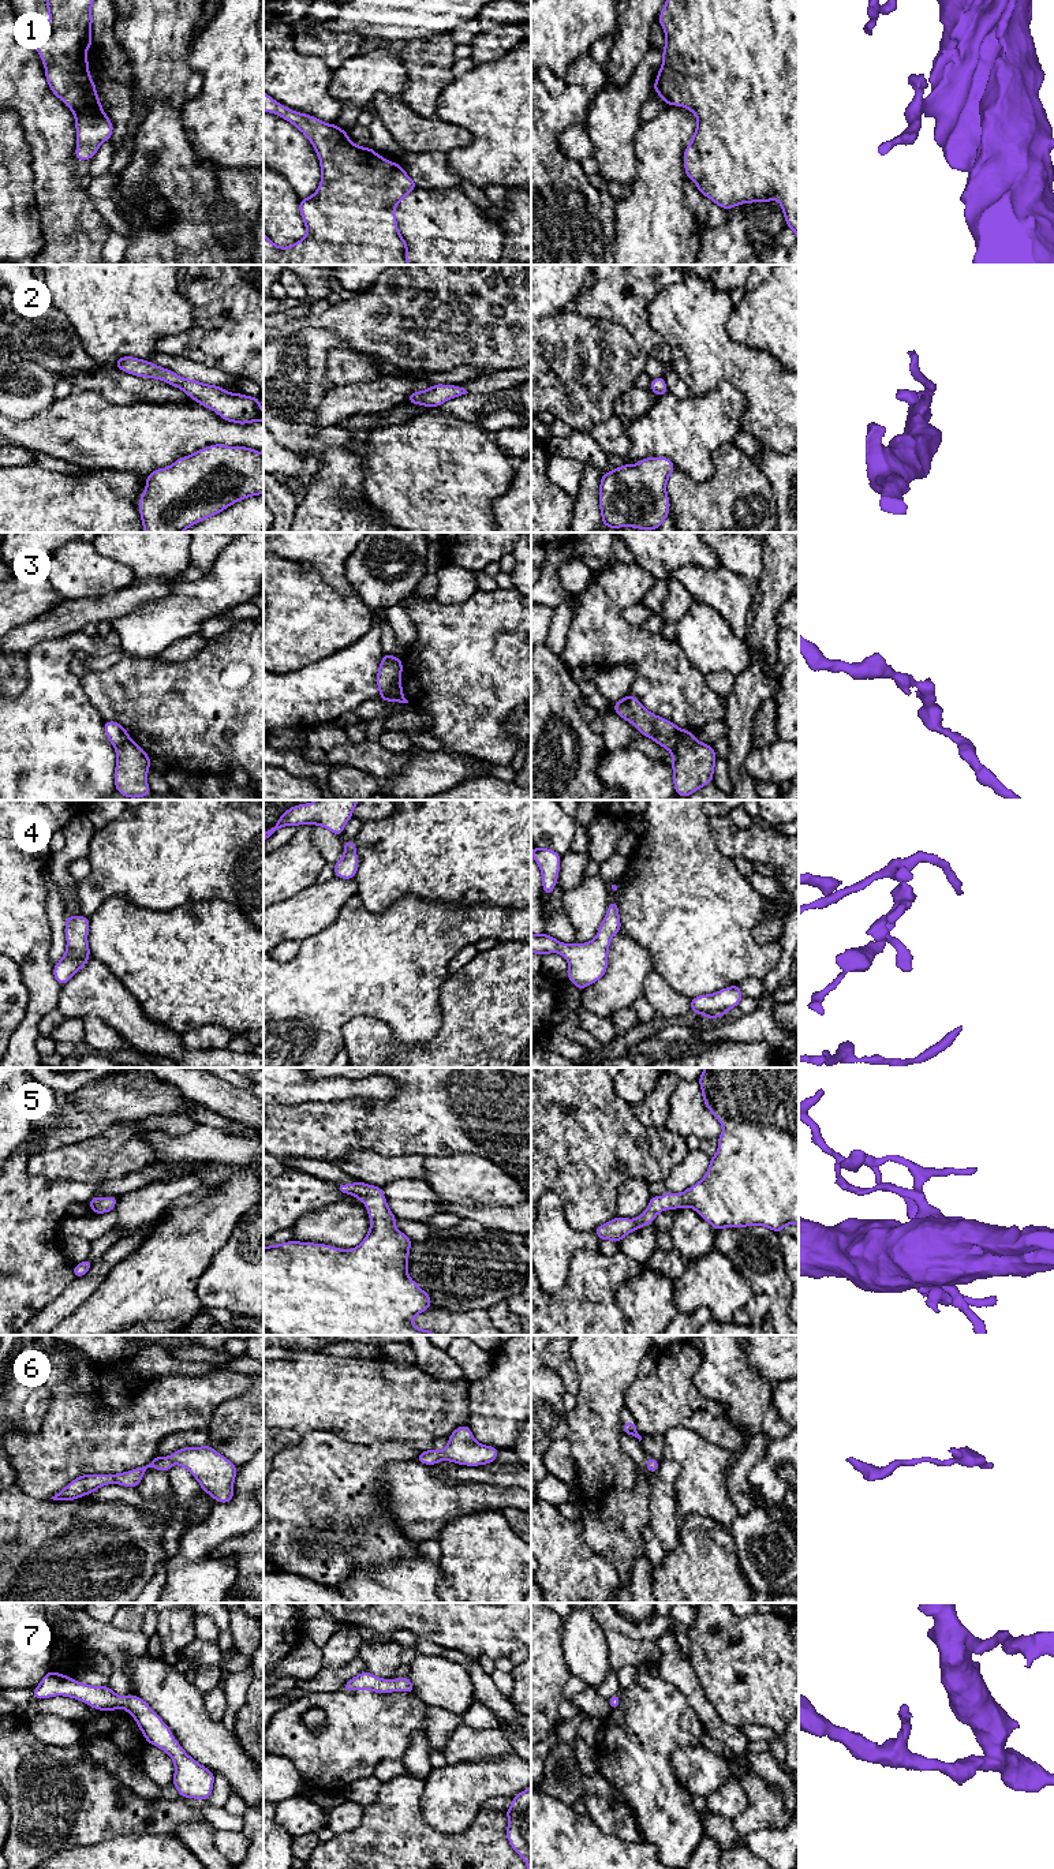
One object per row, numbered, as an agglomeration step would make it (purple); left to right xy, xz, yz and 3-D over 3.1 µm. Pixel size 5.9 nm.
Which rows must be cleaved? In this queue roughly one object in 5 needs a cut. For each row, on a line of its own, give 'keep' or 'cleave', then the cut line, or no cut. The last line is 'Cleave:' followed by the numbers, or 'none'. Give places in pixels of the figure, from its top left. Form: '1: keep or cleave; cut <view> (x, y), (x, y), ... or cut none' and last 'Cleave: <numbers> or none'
1: keep; cut none
2: keep; cut none
3: cleave; cut xz (399, 679), (380, 696)
4: keep; cut none
5: keep; cut none
6: keep; cut none
7: keep; cut none
Cleave: 3

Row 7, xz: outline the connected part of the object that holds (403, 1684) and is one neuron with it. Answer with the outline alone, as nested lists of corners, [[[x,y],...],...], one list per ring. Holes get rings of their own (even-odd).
[[[367,1671],[358,1674],[350,1679],[344,1686],[344,1692],[352,1690],[371,1690],[375,1693],[390,1693],[390,1692],[405,1692],[414,1693],[414,1685],[408,1677],[401,1677],[397,1679],[382,1679]]]

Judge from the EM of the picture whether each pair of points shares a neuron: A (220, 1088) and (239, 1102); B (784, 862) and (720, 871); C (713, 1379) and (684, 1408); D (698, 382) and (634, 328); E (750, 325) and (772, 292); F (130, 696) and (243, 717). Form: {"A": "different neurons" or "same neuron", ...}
{"A": "same neuron", "B": "different neurons", "C": "different neurons", "D": "different neurons", "E": "same neuron", "F": "same neuron"}

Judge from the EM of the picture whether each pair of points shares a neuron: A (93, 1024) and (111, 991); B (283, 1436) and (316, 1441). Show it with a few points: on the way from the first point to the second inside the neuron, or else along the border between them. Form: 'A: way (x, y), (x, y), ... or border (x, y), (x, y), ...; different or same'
A: border (82, 1016), (101, 1019), (122, 1036); different
B: border (302, 1434), (295, 1445), (283, 1449), (277, 1454); different

